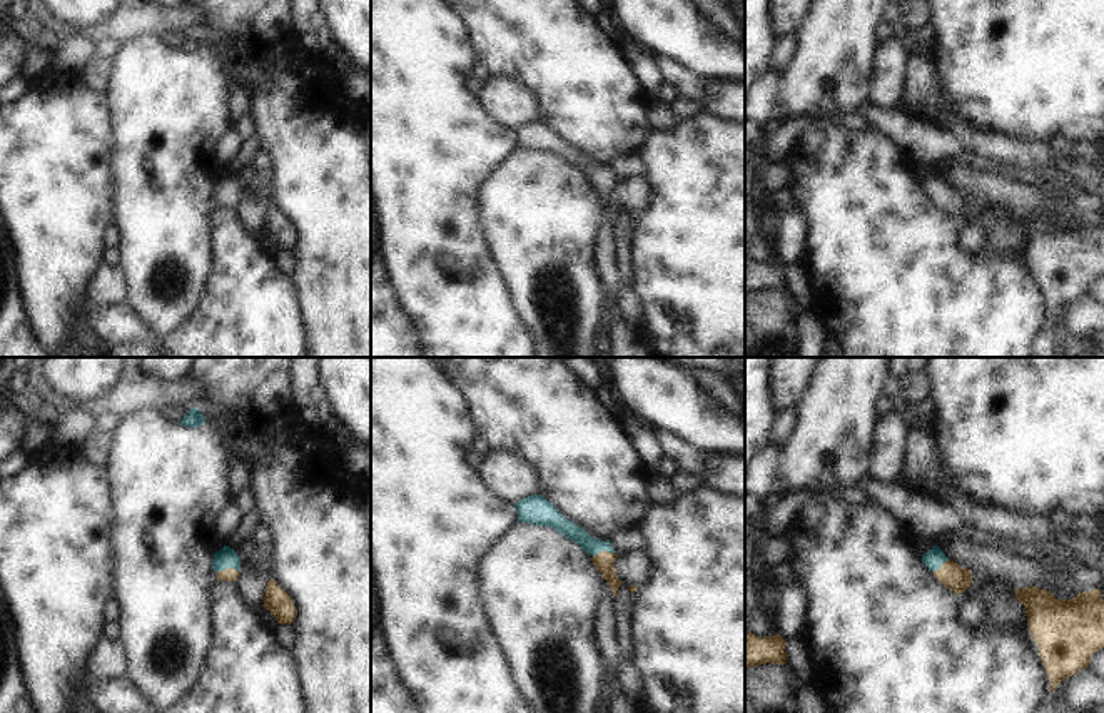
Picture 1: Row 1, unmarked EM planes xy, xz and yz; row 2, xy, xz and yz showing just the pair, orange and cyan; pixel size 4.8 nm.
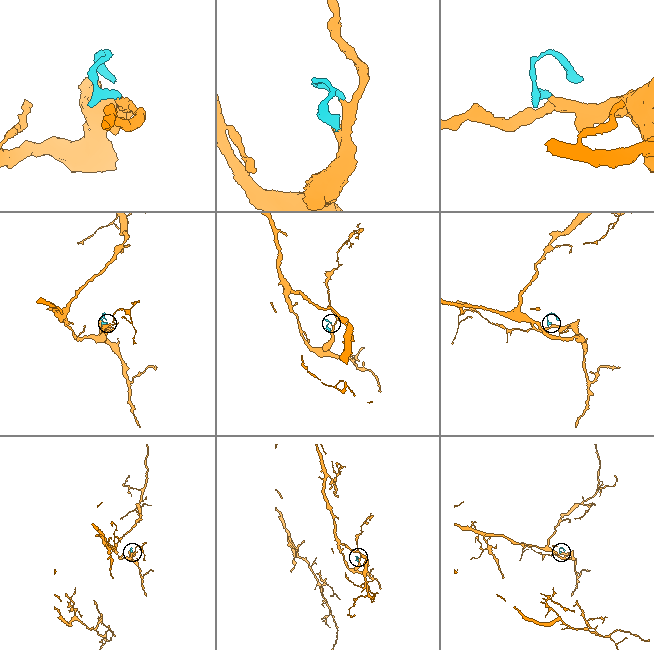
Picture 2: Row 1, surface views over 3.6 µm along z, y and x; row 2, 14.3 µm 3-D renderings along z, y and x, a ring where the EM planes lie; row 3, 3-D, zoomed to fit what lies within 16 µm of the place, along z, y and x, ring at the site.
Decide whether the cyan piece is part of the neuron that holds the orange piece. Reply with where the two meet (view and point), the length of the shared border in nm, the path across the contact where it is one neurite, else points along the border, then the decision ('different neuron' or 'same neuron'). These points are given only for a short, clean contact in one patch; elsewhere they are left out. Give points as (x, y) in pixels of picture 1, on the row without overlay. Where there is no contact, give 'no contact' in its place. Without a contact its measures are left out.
contact xy (227, 194); length 110 nm; way xy (227, 201), (227, 194), (224, 184); same neuron

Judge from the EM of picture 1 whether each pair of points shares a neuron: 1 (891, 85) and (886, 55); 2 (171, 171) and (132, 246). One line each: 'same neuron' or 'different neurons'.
1: same neuron
2: same neuron

